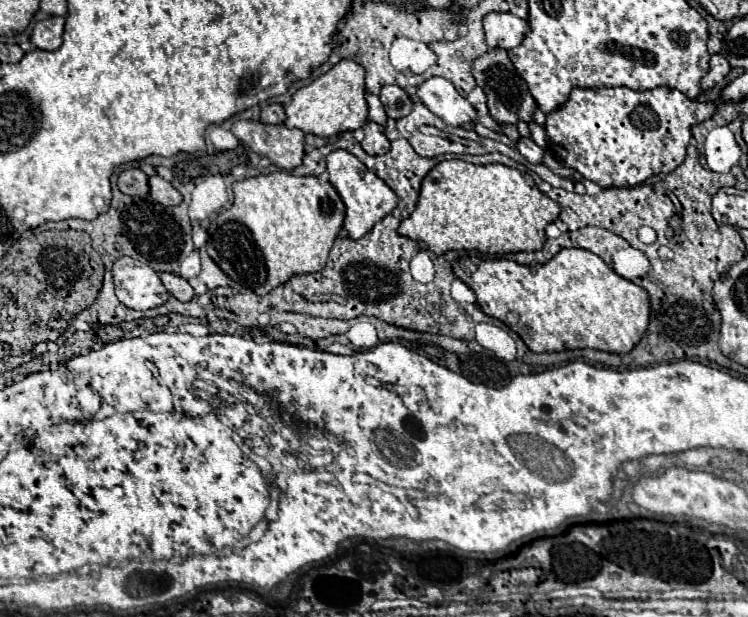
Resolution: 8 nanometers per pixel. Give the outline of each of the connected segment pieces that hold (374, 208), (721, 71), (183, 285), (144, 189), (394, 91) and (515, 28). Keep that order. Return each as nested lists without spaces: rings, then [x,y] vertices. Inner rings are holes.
[[[336,149],[326,157],[326,167],[328,167],[328,181],[336,187],[336,191],[340,193],[344,205],[346,205],[346,219],[344,219],[344,229],[348,231],[348,235],[352,239],[360,239],[362,235],[366,235],[374,223],[378,223],[380,219],[384,219],[388,213],[394,211],[398,197],[396,193],[372,171],[368,171],[368,167],[352,153],[344,151],[344,149]]]
[[[720,53],[712,55],[712,59],[710,59],[710,71],[702,77],[700,87],[702,87],[704,91],[706,91],[706,89],[712,89],[714,85],[718,85],[718,83],[728,75],[728,71],[730,71],[730,65],[728,65],[728,61],[724,59],[724,55],[720,55]]]
[[[158,273],[158,277],[162,279],[168,293],[174,295],[178,301],[190,301],[194,297],[194,289],[190,287],[190,283],[186,279],[182,279],[174,273]]]
[[[136,167],[124,169],[118,175],[118,189],[132,197],[148,197],[148,177]]]
[[[386,85],[380,91],[380,101],[382,101],[384,109],[386,109],[386,115],[392,117],[392,119],[406,117],[412,111],[412,105],[414,105],[410,95],[398,85]]]
[[[488,13],[484,17],[484,31],[486,31],[486,43],[490,49],[502,47],[502,49],[512,49],[522,43],[526,31],[528,31],[528,21],[512,15],[512,13]]]

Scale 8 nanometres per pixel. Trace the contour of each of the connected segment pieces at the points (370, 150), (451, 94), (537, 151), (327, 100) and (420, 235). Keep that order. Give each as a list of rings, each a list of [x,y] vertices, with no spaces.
[[[368,121],[364,125],[364,133],[366,133],[366,137],[362,139],[360,145],[368,155],[384,155],[390,149],[390,141],[386,139],[382,125]]]
[[[444,77],[426,79],[418,85],[416,95],[434,115],[444,119],[448,125],[468,127],[476,119],[474,107]]]
[[[520,137],[516,141],[516,149],[530,161],[530,163],[542,163],[544,161],[544,149],[540,149],[530,137]]]
[[[342,59],[328,73],[314,79],[310,85],[300,87],[292,101],[286,105],[286,127],[302,129],[304,133],[314,133],[320,137],[330,137],[344,131],[356,131],[368,121],[368,103],[364,87],[366,71],[352,59]]]
[[[462,159],[438,163],[422,181],[414,213],[404,219],[398,233],[424,241],[430,251],[442,255],[450,249],[504,255],[538,251],[546,241],[546,225],[556,221],[562,207],[544,195],[528,173],[506,165],[472,165]]]

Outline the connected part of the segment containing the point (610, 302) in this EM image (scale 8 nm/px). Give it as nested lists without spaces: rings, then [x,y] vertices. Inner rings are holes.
[[[564,249],[564,251],[560,251],[558,255],[554,255],[546,265],[536,265],[536,267],[532,267],[532,269],[530,269],[528,265],[520,265],[520,263],[516,263],[516,261],[512,261],[512,259],[504,259],[504,257],[490,257],[488,261],[476,259],[474,265],[476,265],[476,271],[472,271],[472,273],[464,271],[458,263],[452,265],[452,271],[454,271],[454,275],[456,275],[460,281],[464,281],[464,283],[474,291],[474,295],[476,295],[476,299],[478,299],[478,307],[480,307],[486,315],[502,321],[502,323],[508,325],[514,333],[518,333],[518,335],[522,337],[522,341],[526,343],[526,347],[528,347],[530,351],[534,351],[534,353],[552,353],[552,351],[562,351],[562,349],[584,349],[584,347],[590,347],[590,349],[600,349],[600,351],[610,351],[610,353],[626,355],[626,353],[630,353],[630,351],[634,349],[634,345],[644,337],[644,333],[646,333],[646,329],[648,329],[648,317],[650,317],[648,293],[646,293],[642,287],[634,285],[632,281],[616,275],[616,273],[614,273],[598,255],[594,255],[592,251],[584,251],[584,249]]]

